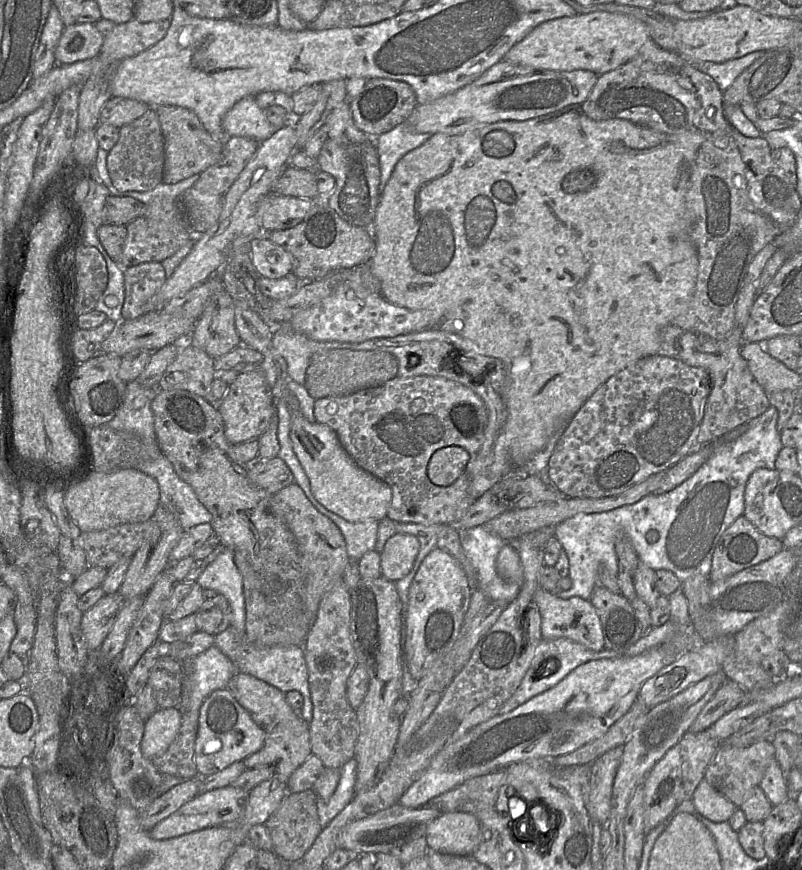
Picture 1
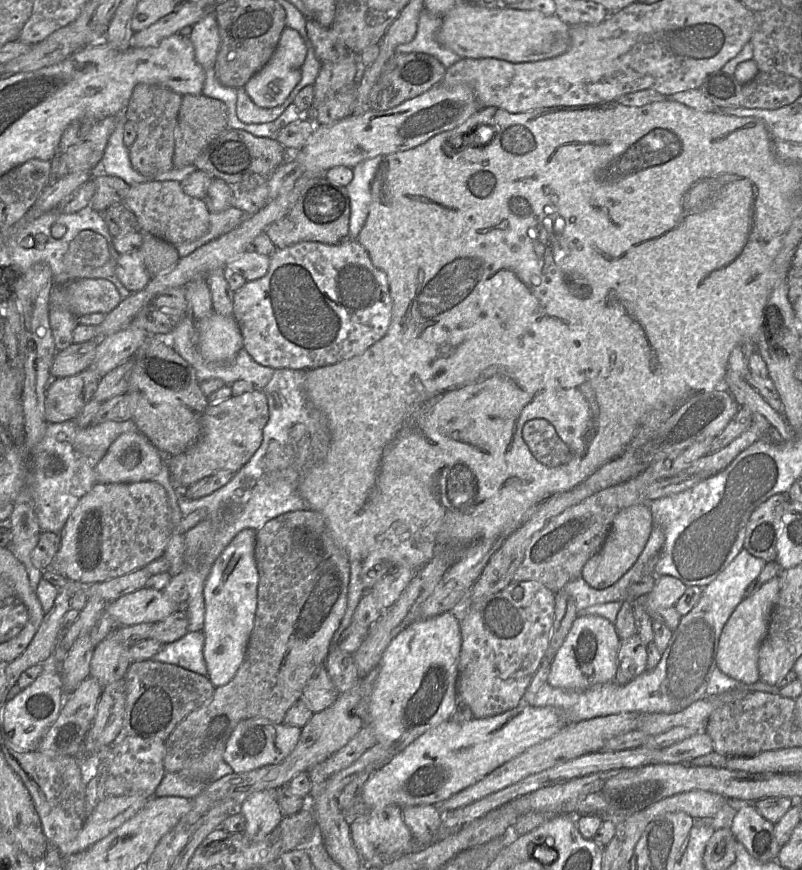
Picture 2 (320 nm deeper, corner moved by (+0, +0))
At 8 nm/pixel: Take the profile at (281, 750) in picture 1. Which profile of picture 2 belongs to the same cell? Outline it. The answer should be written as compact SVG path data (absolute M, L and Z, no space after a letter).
M264 790L251 794L240 806L246 821L244 836L258 842L270 834L282 821L277 801L277 790Z

